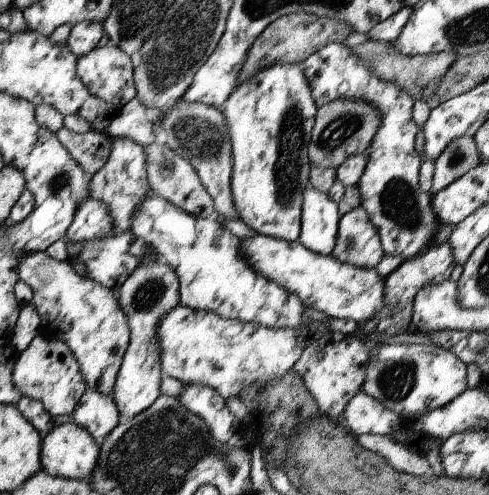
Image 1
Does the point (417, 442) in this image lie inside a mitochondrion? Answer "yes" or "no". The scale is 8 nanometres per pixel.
no

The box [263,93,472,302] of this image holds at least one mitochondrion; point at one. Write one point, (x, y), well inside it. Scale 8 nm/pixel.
(398, 202)

